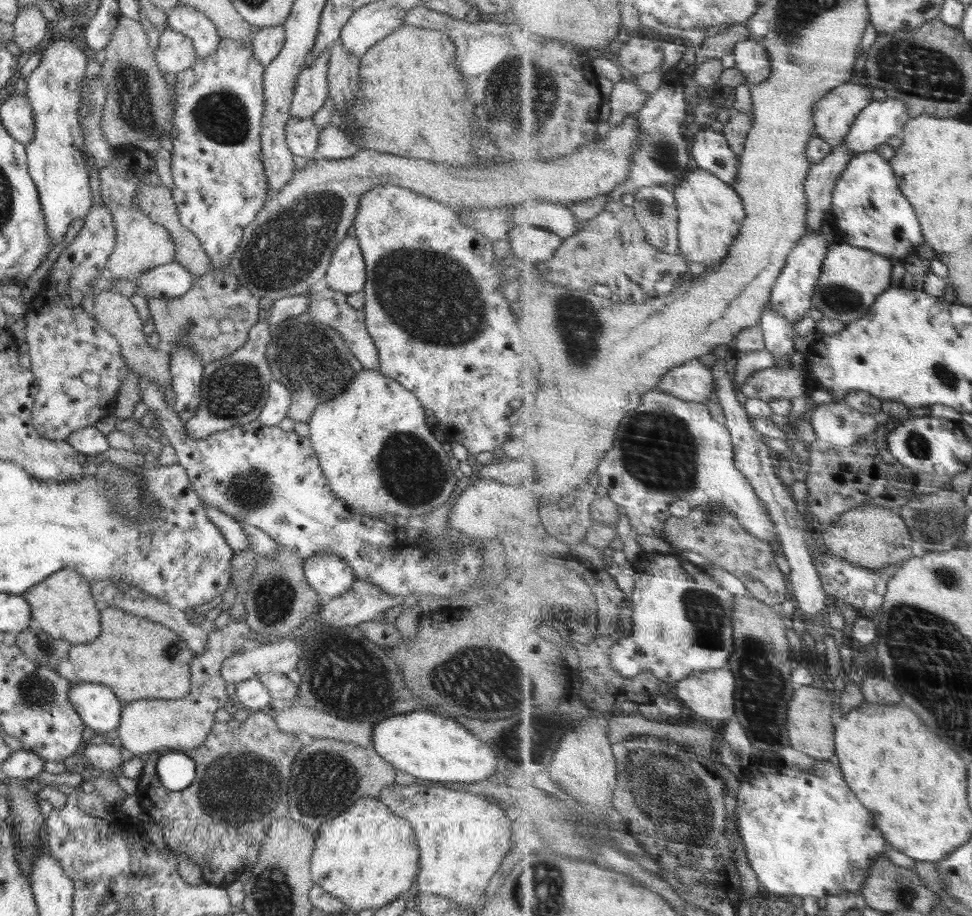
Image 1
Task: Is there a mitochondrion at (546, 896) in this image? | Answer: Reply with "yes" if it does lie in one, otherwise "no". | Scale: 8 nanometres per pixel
yes

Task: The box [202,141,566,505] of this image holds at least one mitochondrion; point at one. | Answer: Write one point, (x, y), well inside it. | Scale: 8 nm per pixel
(413, 290)

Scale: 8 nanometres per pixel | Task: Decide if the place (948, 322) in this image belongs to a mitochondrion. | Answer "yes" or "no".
no

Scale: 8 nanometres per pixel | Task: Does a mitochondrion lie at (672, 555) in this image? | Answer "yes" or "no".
no

